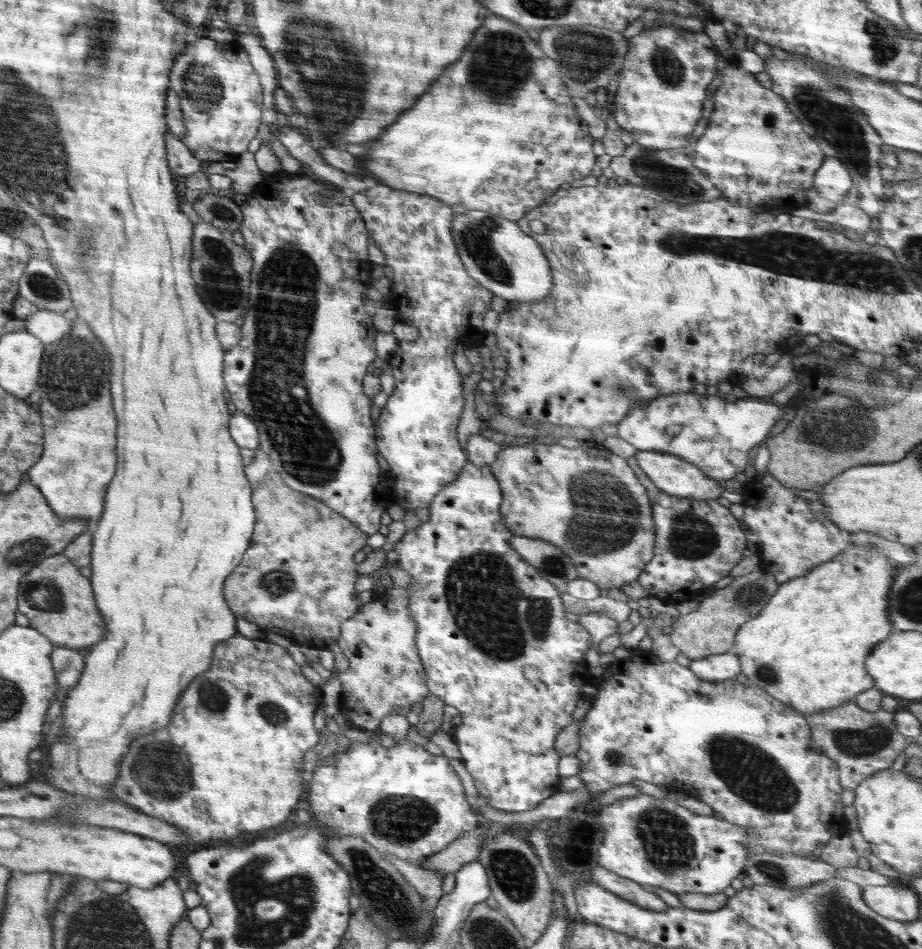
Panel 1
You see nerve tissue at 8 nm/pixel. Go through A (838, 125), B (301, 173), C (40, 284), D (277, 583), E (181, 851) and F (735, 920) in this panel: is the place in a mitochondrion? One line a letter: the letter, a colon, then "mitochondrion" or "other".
A: mitochondrion
B: other
C: mitochondrion
D: mitochondrion
E: other
F: other

